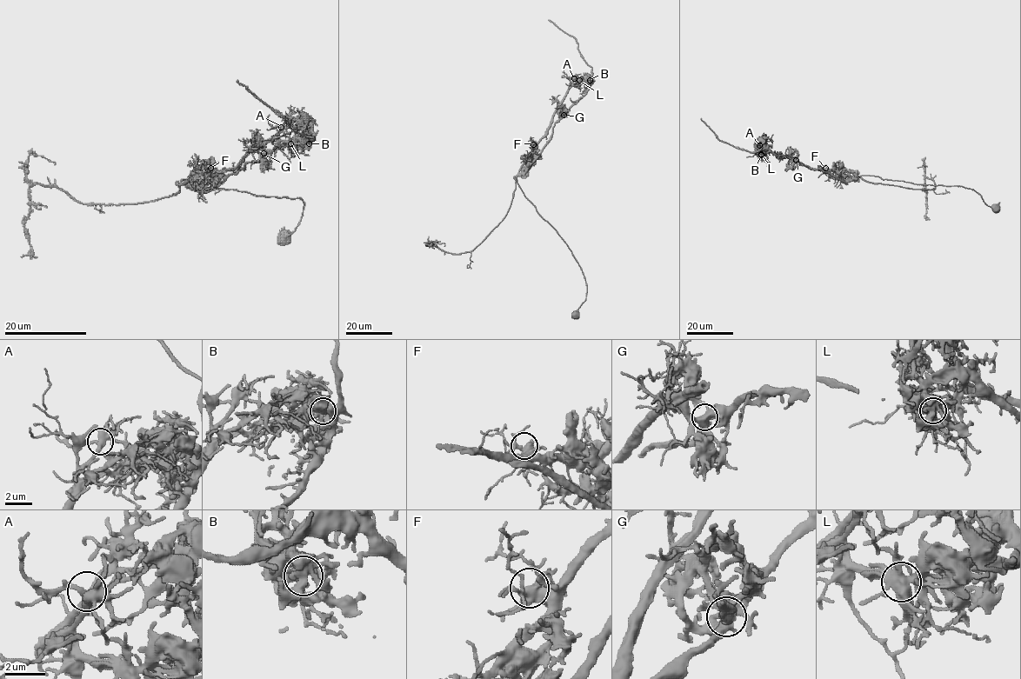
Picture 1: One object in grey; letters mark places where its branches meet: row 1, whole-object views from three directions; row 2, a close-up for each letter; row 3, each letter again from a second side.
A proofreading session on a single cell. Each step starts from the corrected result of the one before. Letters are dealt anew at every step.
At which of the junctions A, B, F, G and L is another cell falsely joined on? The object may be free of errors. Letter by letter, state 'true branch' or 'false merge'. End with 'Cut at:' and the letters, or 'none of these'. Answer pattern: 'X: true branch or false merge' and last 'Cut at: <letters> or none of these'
A: true branch
B: true branch
F: true branch
G: true branch
L: false merge
Cut at: L

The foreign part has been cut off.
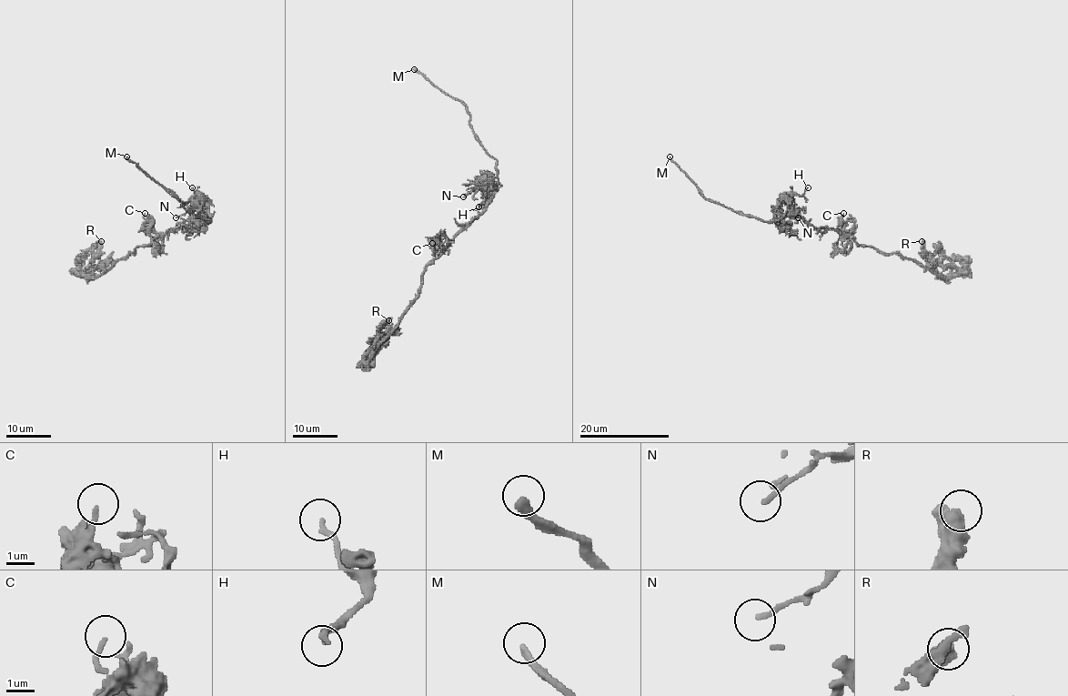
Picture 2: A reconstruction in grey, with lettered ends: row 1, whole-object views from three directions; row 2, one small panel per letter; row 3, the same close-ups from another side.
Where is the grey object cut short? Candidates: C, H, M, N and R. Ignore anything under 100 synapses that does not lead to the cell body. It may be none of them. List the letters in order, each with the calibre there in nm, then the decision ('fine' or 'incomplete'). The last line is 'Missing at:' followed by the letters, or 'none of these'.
C: calibre 170 nm; fine
H: calibre 180 nm; fine
M: calibre 280 nm; incomplete
N: calibre 170 nm; fine
R: calibre 600 nm; fine
Missing at: M

